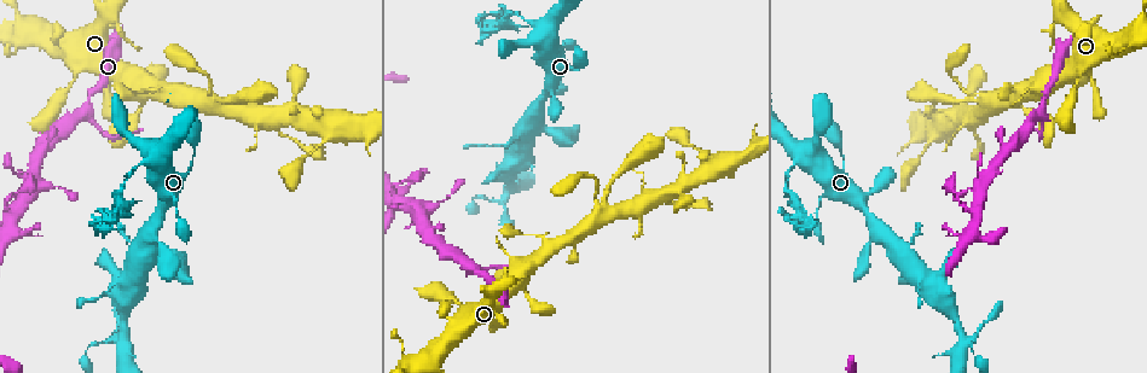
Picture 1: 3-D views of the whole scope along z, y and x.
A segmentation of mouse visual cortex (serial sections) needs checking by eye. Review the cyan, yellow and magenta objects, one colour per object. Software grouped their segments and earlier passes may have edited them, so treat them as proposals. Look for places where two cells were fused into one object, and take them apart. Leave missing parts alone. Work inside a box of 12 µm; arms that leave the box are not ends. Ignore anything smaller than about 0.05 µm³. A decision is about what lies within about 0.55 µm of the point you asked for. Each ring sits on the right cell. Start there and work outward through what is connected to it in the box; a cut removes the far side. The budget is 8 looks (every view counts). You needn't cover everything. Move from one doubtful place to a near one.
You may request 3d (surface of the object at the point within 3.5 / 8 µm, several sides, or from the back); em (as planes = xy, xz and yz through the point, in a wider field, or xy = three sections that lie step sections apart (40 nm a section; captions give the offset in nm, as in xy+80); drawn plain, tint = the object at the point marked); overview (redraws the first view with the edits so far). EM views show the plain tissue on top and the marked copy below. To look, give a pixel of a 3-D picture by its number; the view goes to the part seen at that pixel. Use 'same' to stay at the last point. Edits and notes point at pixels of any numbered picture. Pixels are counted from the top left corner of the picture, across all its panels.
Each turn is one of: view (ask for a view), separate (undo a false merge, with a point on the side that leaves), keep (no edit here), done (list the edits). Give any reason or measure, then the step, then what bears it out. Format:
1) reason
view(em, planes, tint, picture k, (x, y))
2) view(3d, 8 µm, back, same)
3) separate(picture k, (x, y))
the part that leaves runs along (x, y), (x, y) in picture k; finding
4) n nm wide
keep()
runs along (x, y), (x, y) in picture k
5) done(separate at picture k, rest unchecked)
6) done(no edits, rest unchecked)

arms part here
view(3d, 3.5 µm, picture 1, (1065, 17))

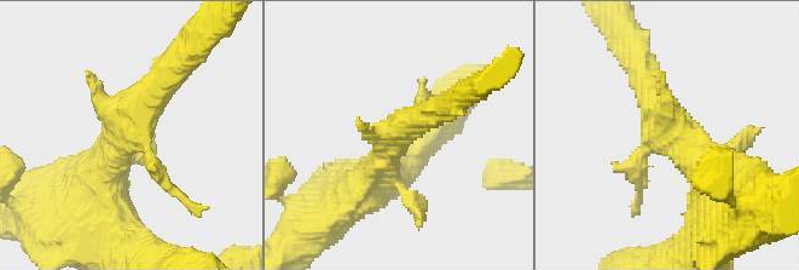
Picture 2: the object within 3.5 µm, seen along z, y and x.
view(em, xy, step 3, tint, picture 2, (392, 139))

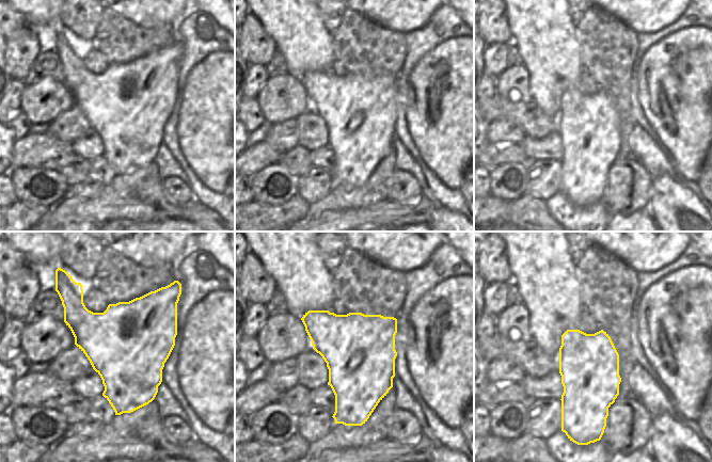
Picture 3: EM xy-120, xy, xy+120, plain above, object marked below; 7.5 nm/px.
550 nm wide
keep()
runs along (719, 197), (648, 86), (636, 86) in picture 2; continuous, no second cell

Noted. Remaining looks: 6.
calibre changes
view(3d, 3.5 µm, picture 1, (17, 233))

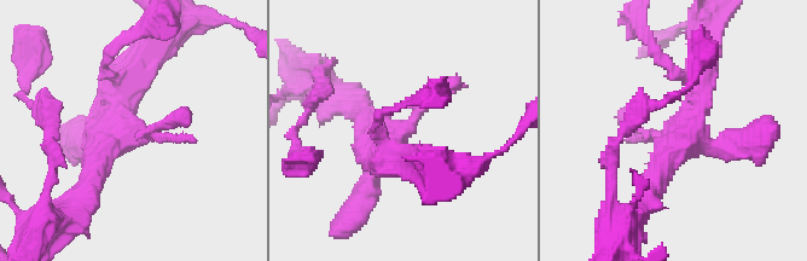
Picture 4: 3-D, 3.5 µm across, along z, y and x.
need the tissue
view(em, xy, step 3, tint, picture 4, (400, 131))

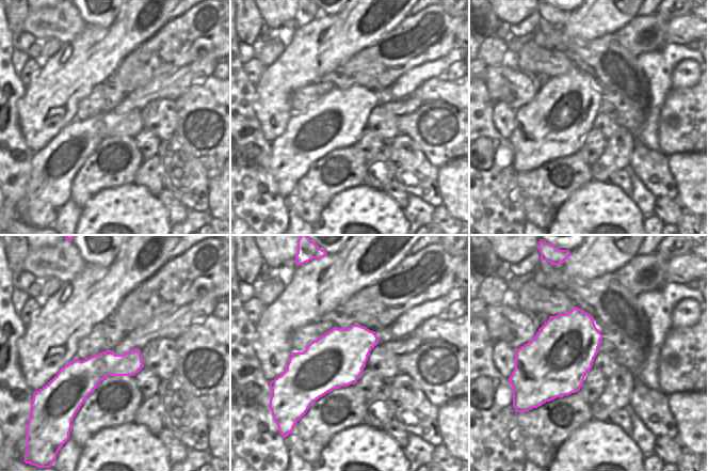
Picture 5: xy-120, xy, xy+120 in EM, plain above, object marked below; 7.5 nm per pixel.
cut it another way
view(em, planes, tint, same)

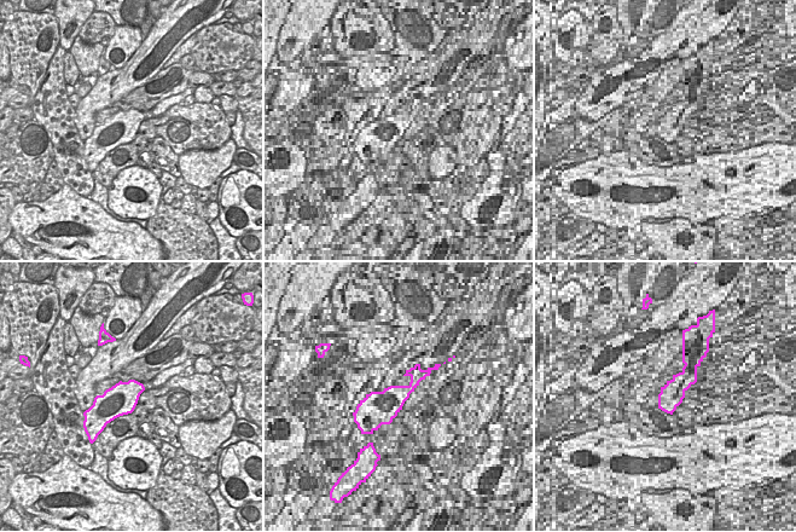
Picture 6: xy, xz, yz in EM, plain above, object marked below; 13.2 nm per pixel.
keep()
runs along (399, 157), (384, 141), (454, 83) in picture 4; one cell here

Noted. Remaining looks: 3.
view(3d, 3.5 µm, picture 1, (509, 193))

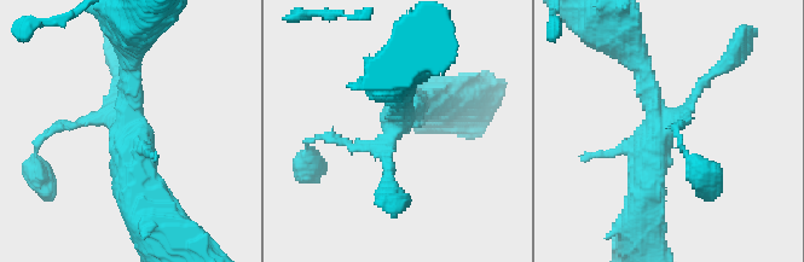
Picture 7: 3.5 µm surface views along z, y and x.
shape alone is not enough
view(em, xy, step 2, tint, picture 7, (398, 125))

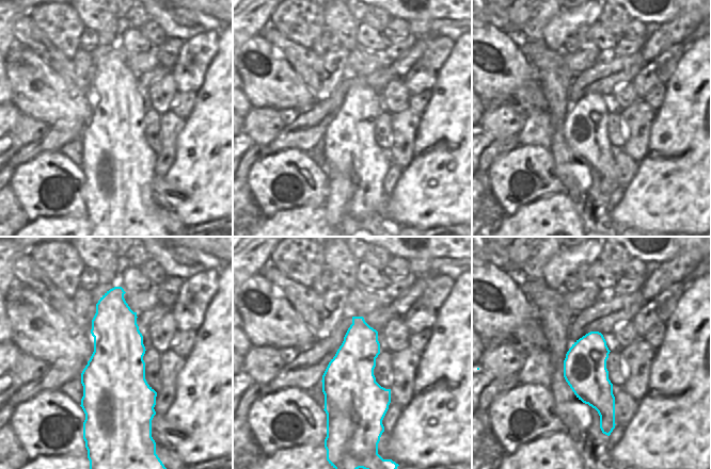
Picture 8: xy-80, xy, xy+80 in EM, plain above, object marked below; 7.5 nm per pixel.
400 nm wide
keep()
runs along (625, 44), (663, 117), (645, 191) in picture 7; one cell here

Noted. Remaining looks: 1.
done(no edits, rest unchecked)

